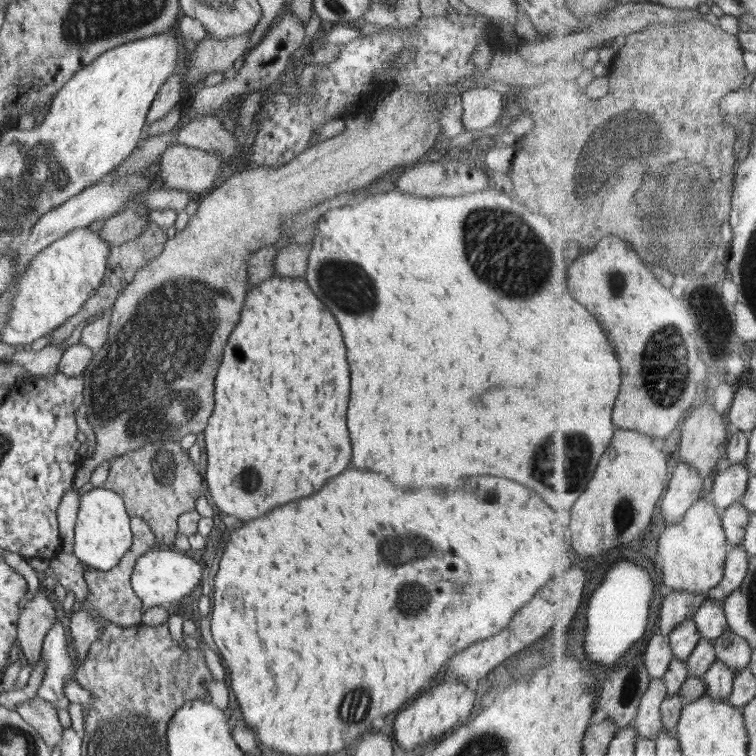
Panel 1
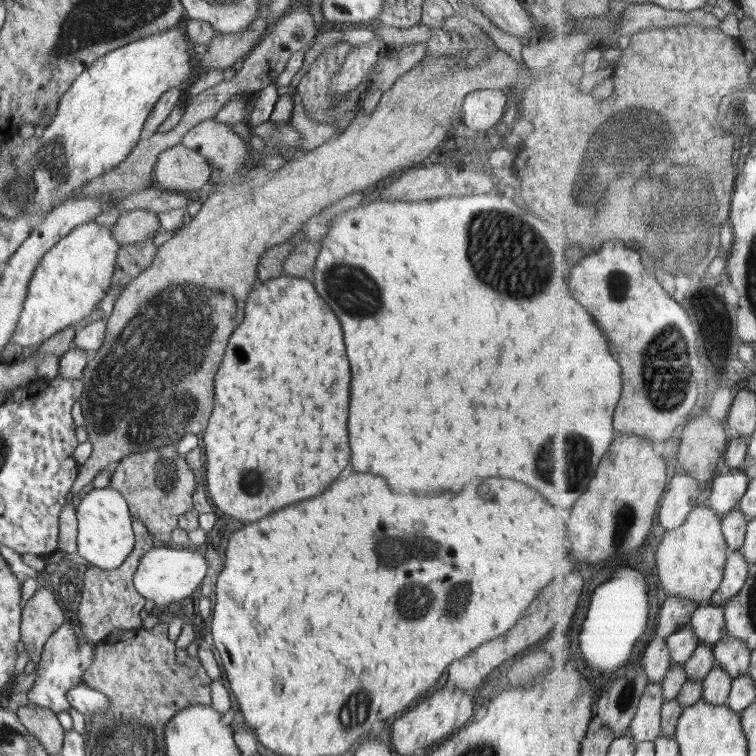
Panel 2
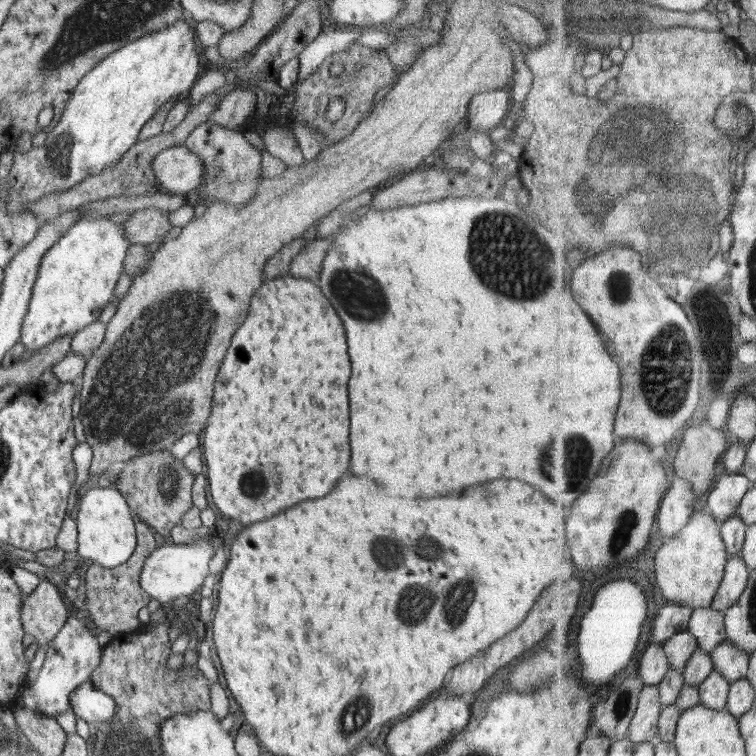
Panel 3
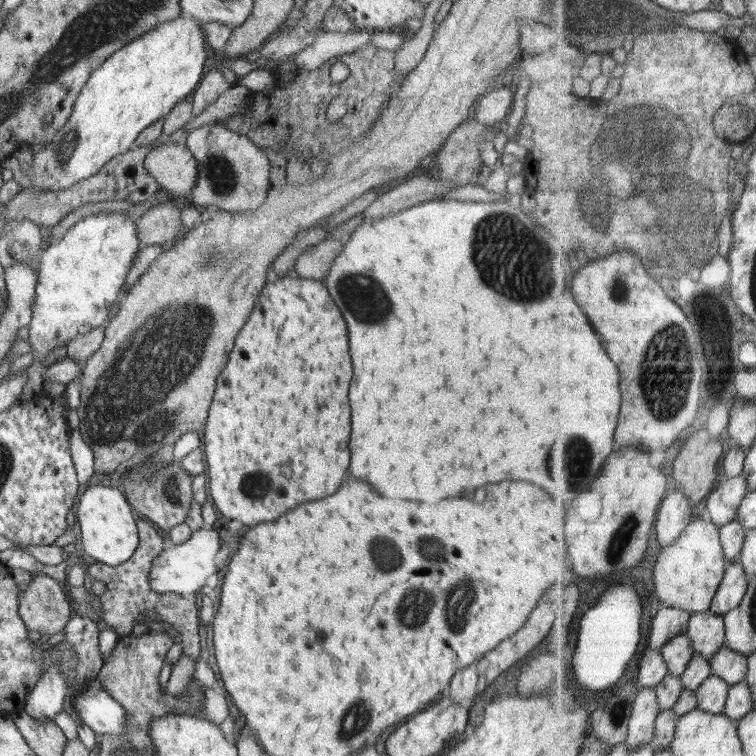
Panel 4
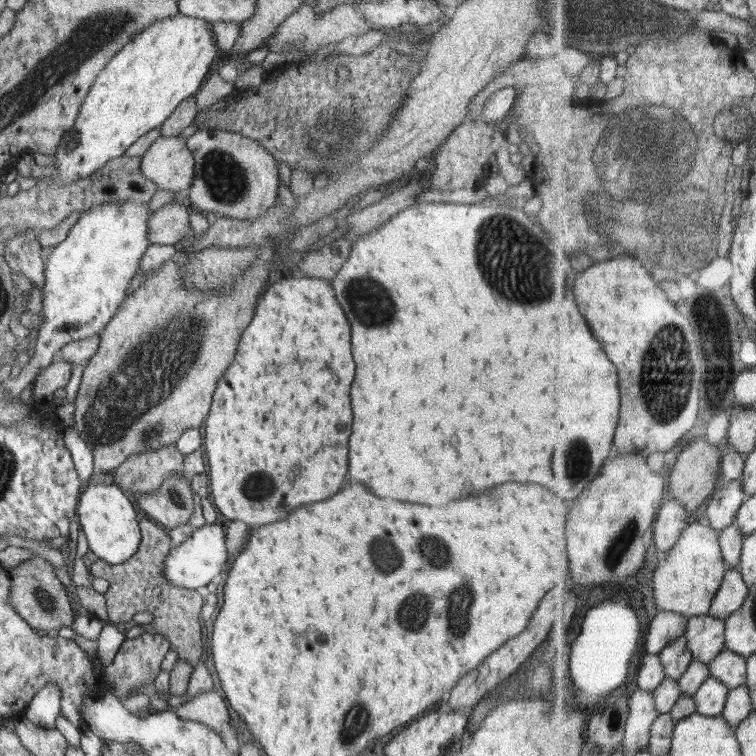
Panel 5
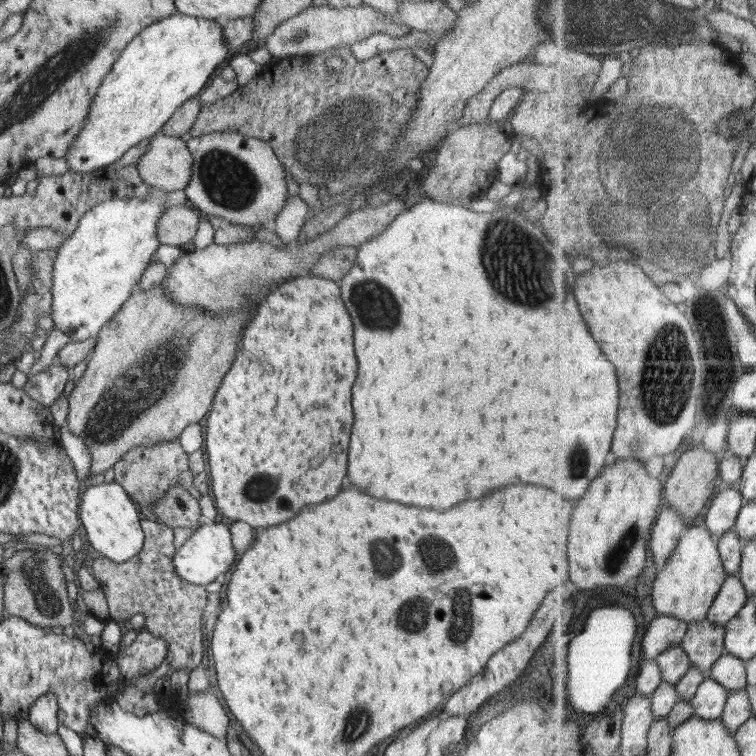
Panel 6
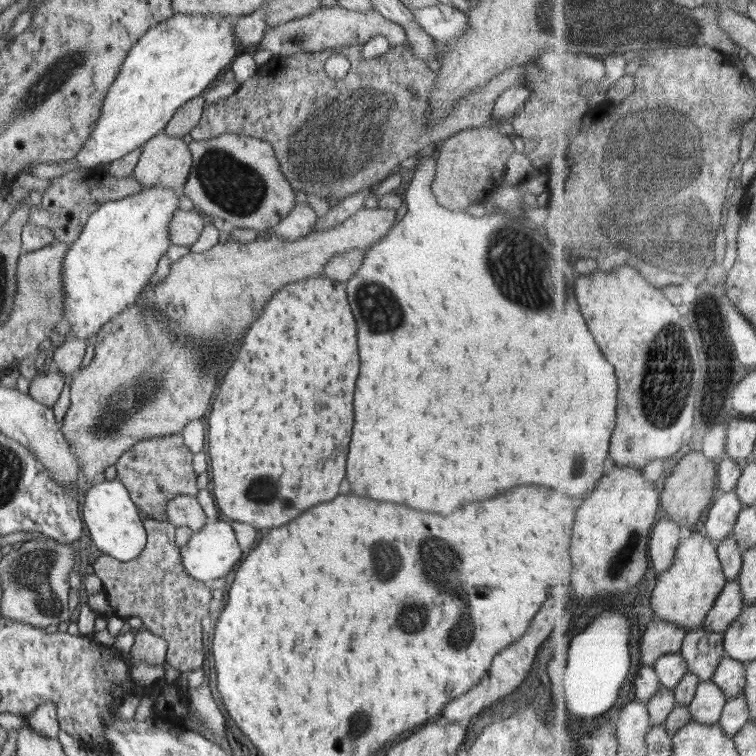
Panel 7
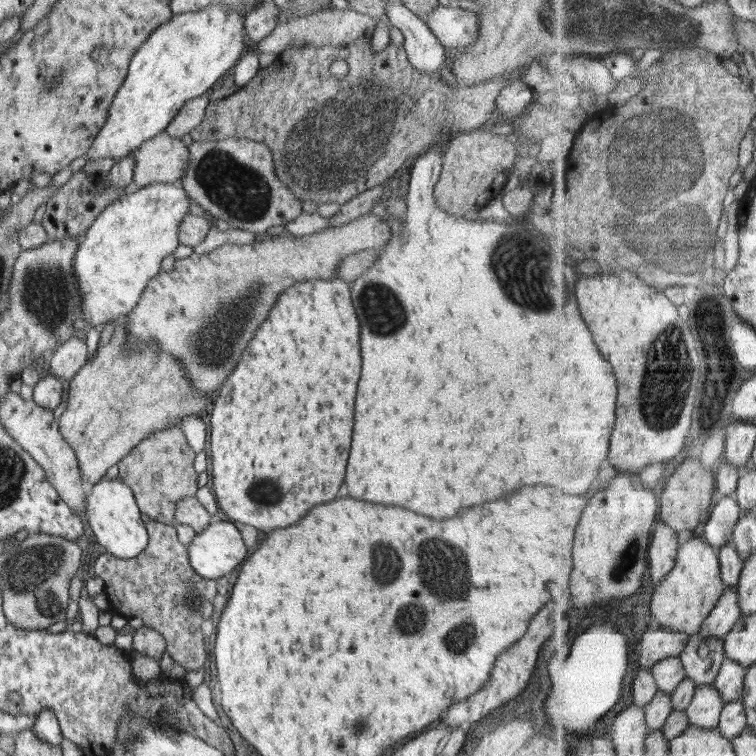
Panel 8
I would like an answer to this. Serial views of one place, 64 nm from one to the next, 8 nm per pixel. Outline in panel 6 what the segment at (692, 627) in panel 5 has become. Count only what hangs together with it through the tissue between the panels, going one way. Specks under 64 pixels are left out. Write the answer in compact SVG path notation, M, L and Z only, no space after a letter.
M712 620L694 621L683 645L690 653L695 666L699 666L709 676L716 663L730 655L727 647L727 627Z

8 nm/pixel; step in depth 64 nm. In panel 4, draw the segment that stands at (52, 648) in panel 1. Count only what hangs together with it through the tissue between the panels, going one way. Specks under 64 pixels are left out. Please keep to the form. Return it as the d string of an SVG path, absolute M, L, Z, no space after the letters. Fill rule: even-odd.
M72 614L64 628L66 637L58 643L58 646L70 644L78 655L79 663L75 679L79 685L94 678L104 663L99 648L99 634L102 631L100 625L88 617ZM57 662L49 664L34 690L26 697L24 711L36 720L53 720L63 711L69 686Z

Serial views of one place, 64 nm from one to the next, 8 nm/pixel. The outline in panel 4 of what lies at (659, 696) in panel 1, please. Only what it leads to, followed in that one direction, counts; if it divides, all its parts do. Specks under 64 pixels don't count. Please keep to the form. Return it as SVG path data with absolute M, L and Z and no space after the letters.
M657 687L642 688L636 700L627 740L633 750L654 744L657 738L657 720L664 711L660 704Z

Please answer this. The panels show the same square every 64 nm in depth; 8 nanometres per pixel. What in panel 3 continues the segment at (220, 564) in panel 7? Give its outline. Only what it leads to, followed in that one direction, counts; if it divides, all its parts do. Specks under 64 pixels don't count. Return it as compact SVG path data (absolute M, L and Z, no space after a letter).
M208 534L205 538L194 537L190 544L168 543L155 548L152 554L148 555L141 570L141 587L161 604L168 604L179 596L196 597L203 589L204 578L210 574L210 559L215 553L217 540L218 537L214 534Z

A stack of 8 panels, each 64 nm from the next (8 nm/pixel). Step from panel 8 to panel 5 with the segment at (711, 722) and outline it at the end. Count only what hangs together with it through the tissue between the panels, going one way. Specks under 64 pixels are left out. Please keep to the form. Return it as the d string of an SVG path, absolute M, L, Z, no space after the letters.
M710 677L696 696L699 712L708 716L723 716L732 688L723 680Z

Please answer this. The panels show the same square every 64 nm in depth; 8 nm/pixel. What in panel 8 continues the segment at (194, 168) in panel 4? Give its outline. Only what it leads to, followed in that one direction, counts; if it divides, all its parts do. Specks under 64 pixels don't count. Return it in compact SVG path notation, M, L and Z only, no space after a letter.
M166 131L143 142L129 156L136 161L133 171L135 188L152 183L178 183L190 162L188 146Z

